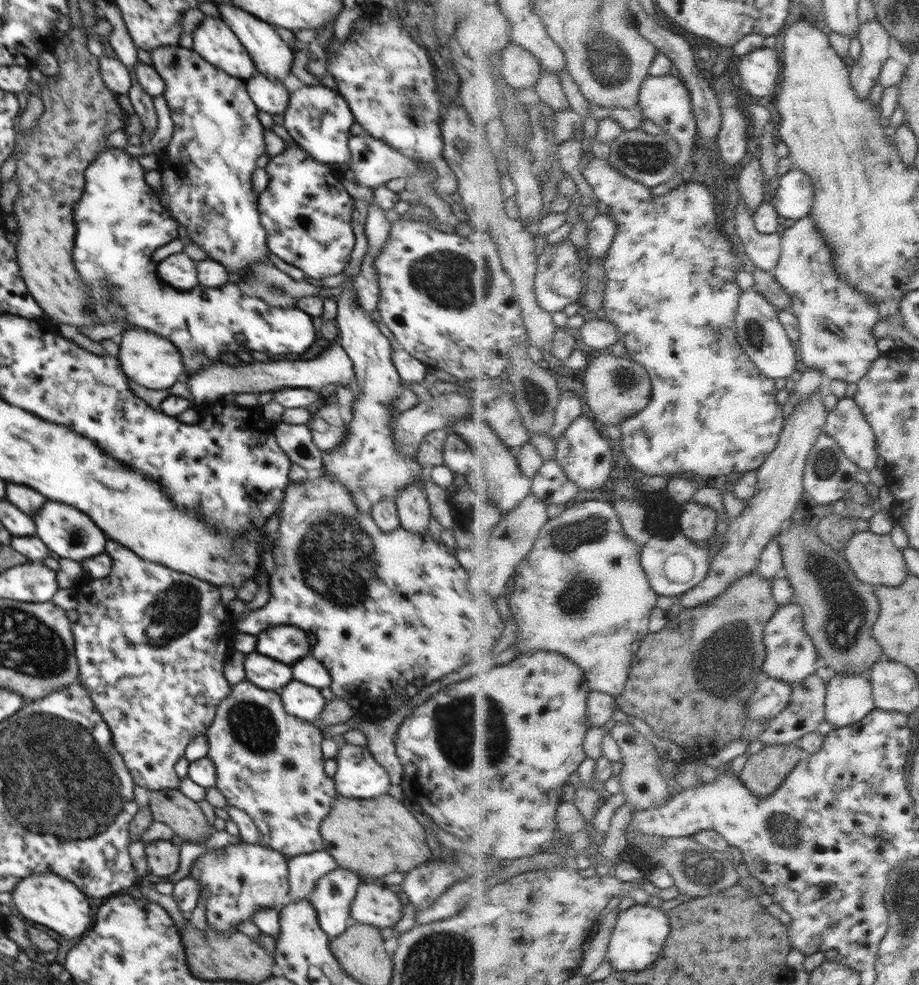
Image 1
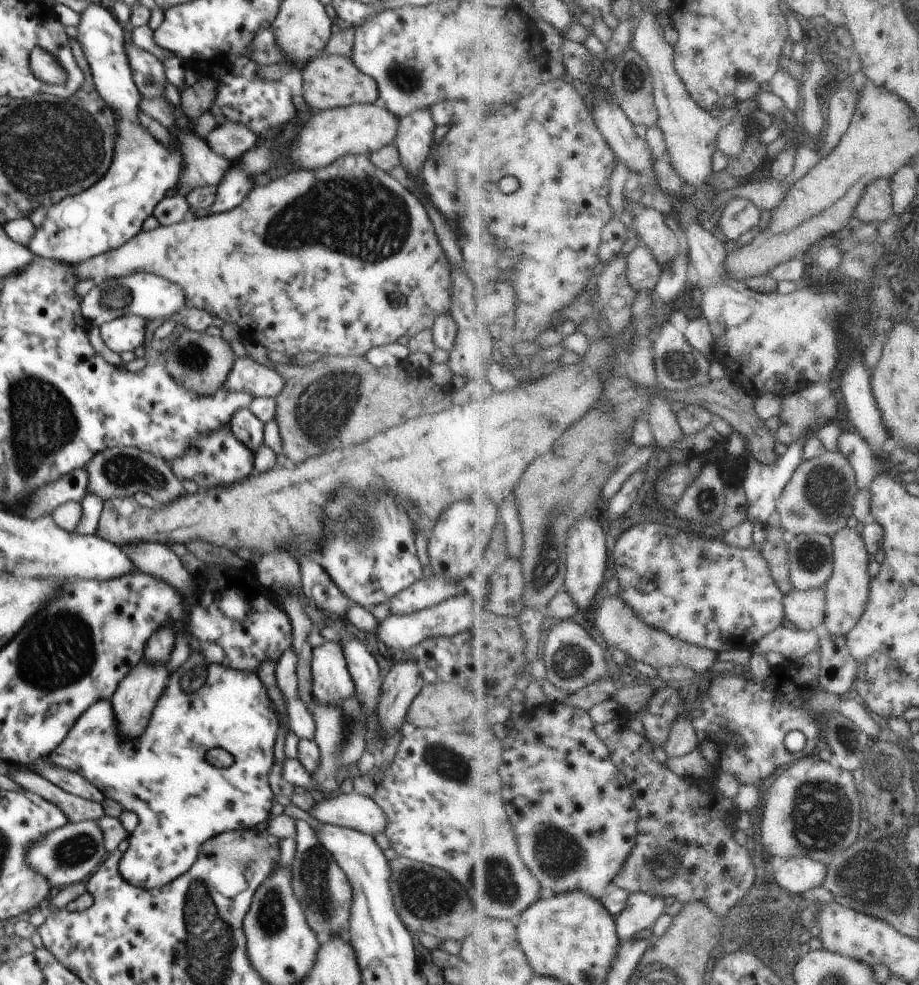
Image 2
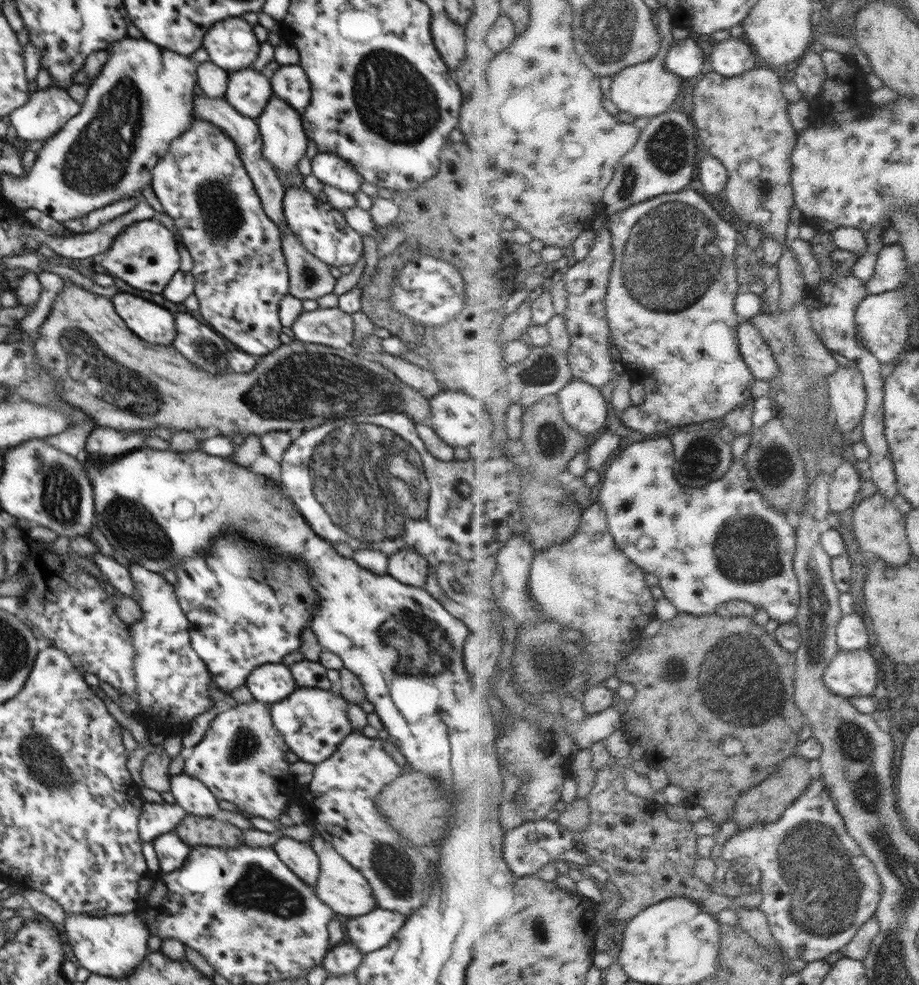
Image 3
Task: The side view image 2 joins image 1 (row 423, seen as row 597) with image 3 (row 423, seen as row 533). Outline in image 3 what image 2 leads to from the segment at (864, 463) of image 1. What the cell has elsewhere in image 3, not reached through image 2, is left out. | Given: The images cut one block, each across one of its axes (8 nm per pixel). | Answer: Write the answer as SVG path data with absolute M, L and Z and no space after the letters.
M841 366L829 378L832 409L838 416L840 429L850 434L865 420L869 393L864 372L859 366Z

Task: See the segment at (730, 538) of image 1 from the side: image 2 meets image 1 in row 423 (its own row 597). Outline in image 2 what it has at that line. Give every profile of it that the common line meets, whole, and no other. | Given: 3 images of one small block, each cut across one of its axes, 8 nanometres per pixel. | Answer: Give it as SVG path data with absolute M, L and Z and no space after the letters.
M794 589L785 595L787 618L802 630L824 629L827 619L827 589Z

